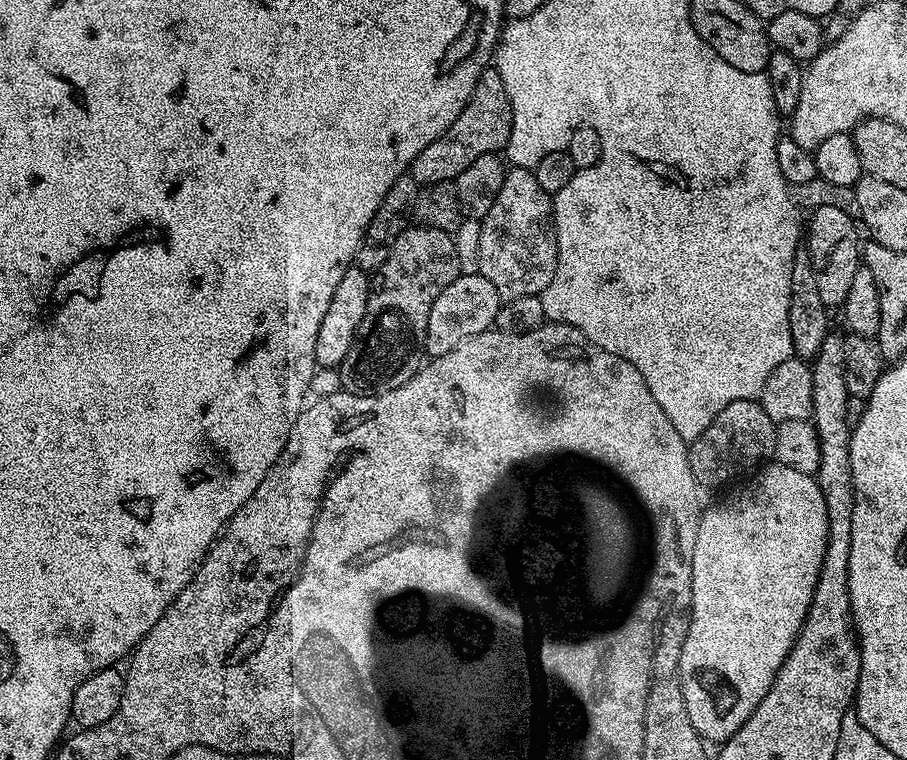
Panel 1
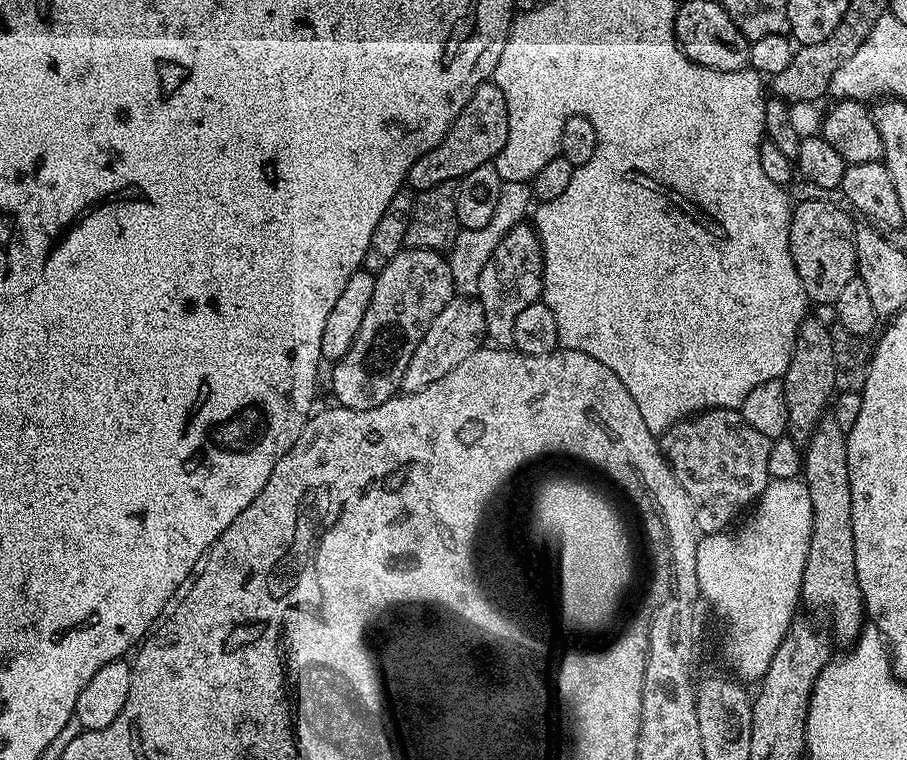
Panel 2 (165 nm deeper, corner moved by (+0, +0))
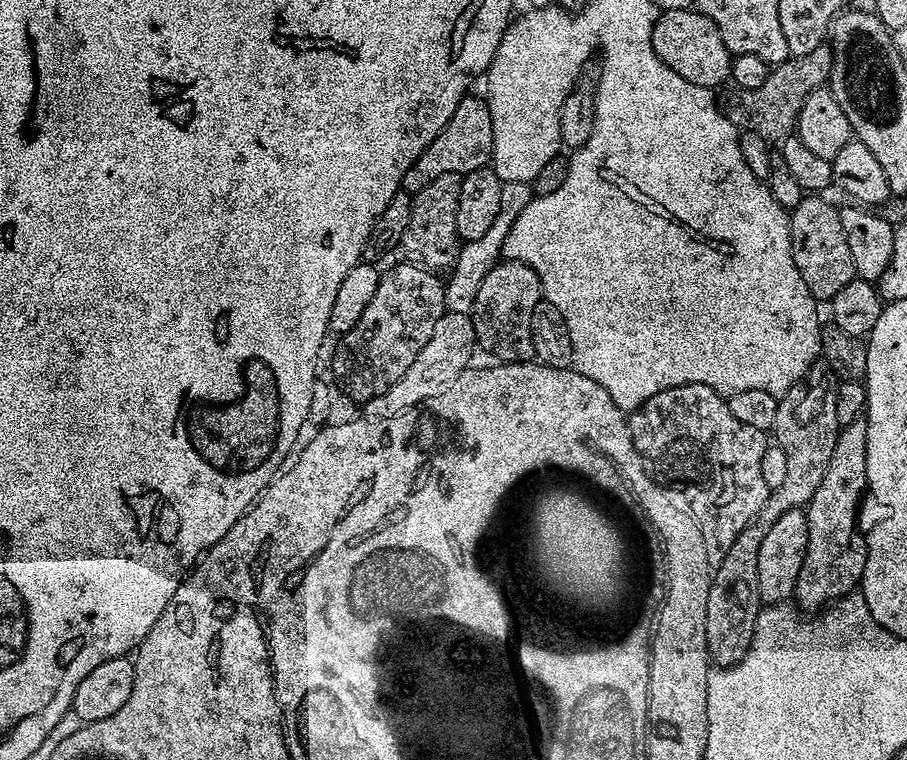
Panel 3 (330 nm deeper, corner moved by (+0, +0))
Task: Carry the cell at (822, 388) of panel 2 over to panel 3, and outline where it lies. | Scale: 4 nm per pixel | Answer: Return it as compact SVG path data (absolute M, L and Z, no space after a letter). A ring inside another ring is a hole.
M817 362L790 390L779 397L778 414L774 418L771 435L775 447L786 454L786 475L782 486L769 491L762 510L755 520L746 525L738 538L730 542L730 550L715 565L708 585L706 598L706 642L711 663L716 666L736 664L748 652L756 629L756 618L762 611L760 579L758 578L758 554L766 538L766 530L795 508L803 509L814 498L814 490L822 486L826 466L830 466L830 454L834 454L836 435L840 433L835 409L838 381L830 366Z

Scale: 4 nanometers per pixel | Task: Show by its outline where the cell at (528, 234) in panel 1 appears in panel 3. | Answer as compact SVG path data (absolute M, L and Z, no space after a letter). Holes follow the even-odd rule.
M499 262L486 274L470 313L476 331L476 343L497 361L506 364L527 364L536 355L534 338L530 334L530 318L534 306L542 299L540 279L536 271L525 264Z

